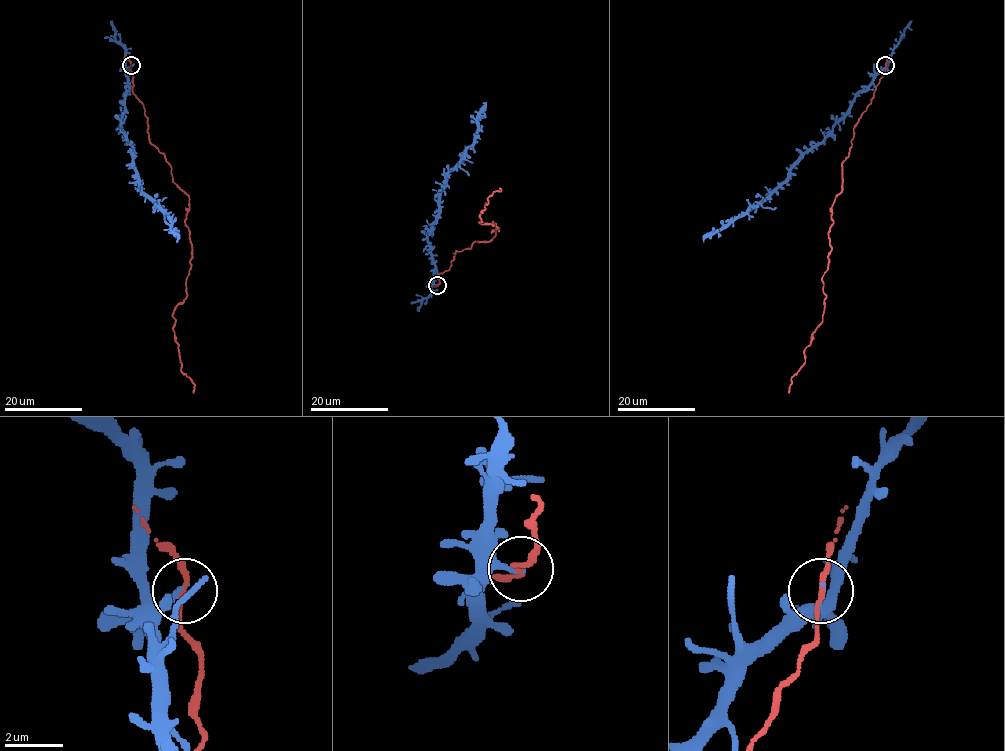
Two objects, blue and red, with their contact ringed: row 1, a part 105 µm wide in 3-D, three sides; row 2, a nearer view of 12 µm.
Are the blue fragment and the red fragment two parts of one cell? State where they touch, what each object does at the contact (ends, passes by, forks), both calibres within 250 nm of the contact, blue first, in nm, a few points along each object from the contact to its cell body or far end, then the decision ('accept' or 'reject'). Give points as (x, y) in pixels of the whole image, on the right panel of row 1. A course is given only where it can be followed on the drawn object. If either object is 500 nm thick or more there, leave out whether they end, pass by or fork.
place (885, 65); blue ends; red passes by; calibres 180 and 150 nm; course blue (886, 66), (790, 175), (743, 216), (711, 231), (703, 242); course red (886, 66), (842, 162), (842, 190), (831, 206), (831, 251), (822, 278), (822, 322), (788, 393); reject

